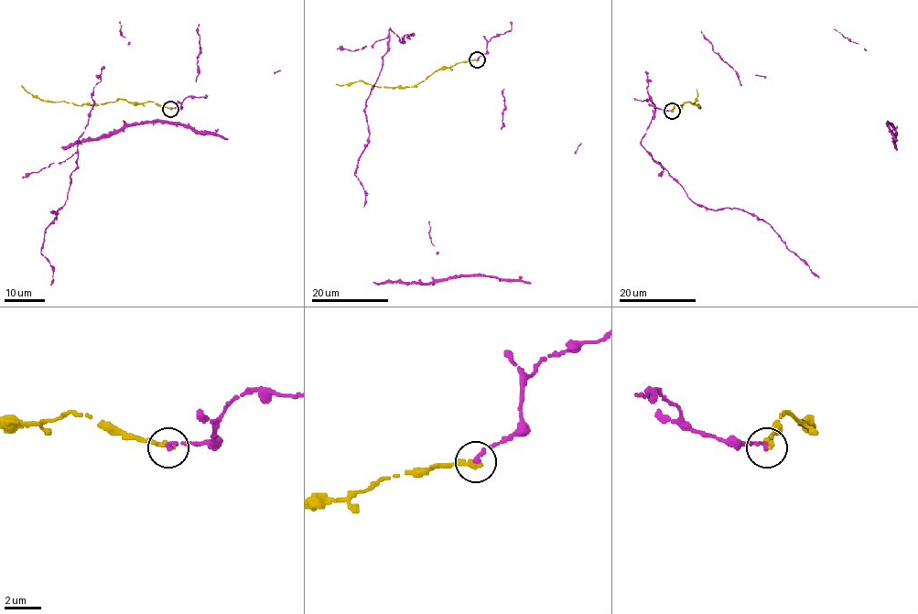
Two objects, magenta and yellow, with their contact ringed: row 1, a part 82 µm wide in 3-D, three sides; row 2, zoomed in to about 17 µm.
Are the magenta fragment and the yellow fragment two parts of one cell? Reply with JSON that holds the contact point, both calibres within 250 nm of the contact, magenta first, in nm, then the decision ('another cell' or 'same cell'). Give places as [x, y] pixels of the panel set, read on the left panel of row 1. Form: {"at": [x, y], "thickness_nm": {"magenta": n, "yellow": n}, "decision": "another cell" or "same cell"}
{"at": [170, 109], "thickness_nm": {"magenta": 280, "yellow": 320}, "decision": "another cell"}

